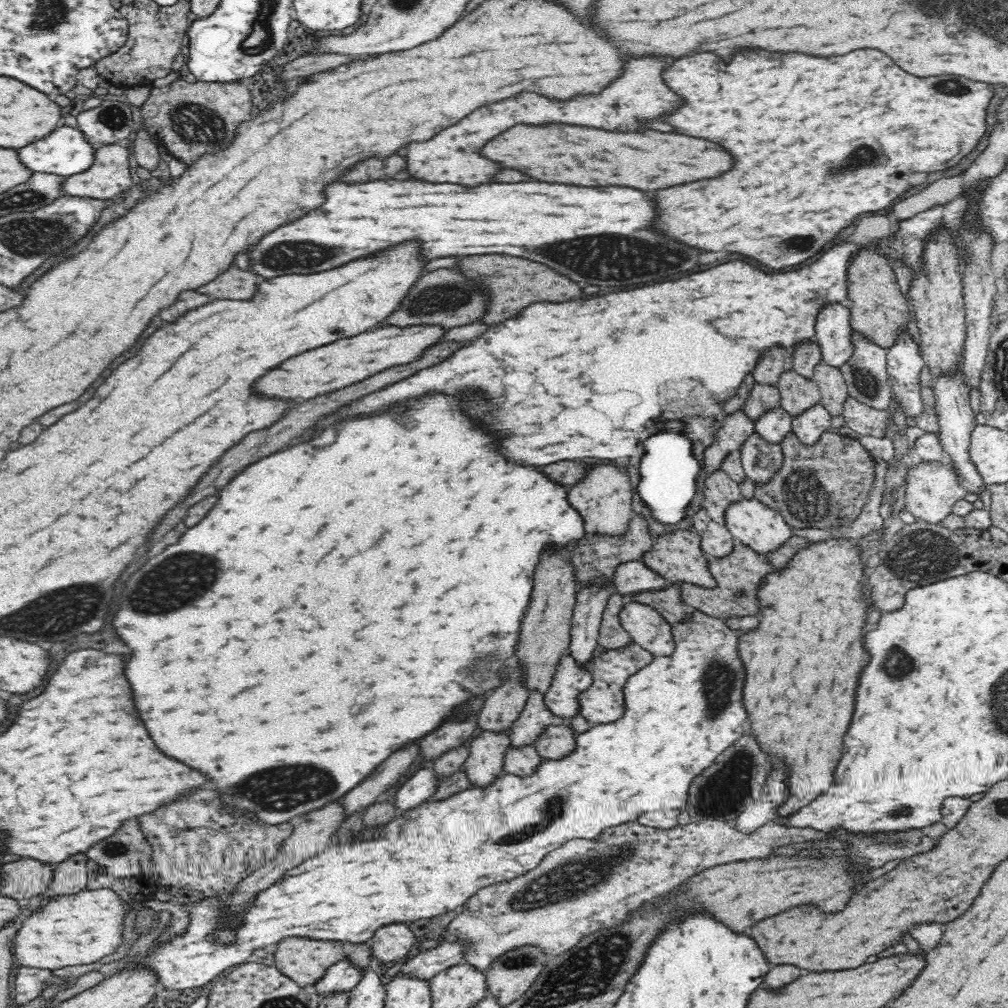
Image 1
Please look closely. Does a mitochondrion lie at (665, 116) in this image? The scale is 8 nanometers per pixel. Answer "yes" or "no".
no

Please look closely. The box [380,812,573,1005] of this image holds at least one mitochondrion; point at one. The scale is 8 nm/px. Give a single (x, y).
(524, 959)

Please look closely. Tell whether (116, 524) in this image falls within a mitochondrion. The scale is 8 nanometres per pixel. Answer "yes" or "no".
no

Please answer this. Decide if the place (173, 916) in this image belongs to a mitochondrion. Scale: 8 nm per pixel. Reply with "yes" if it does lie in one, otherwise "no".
no

